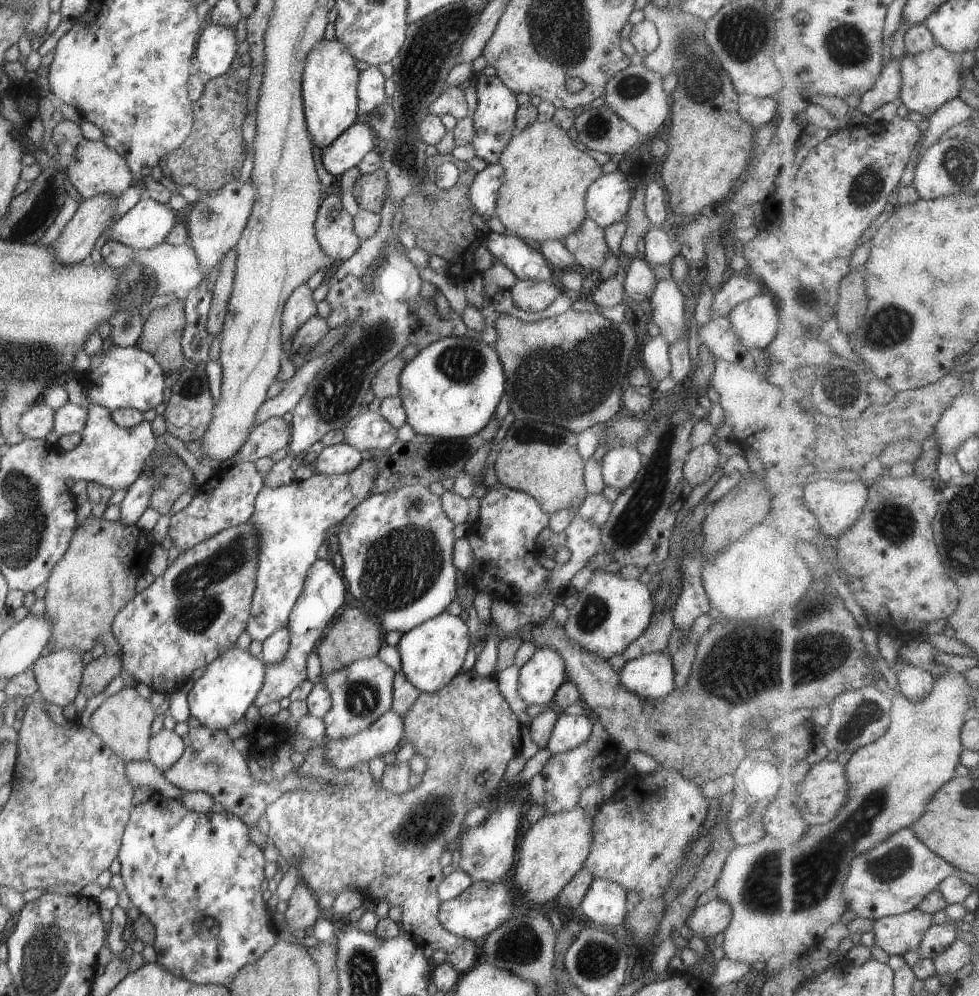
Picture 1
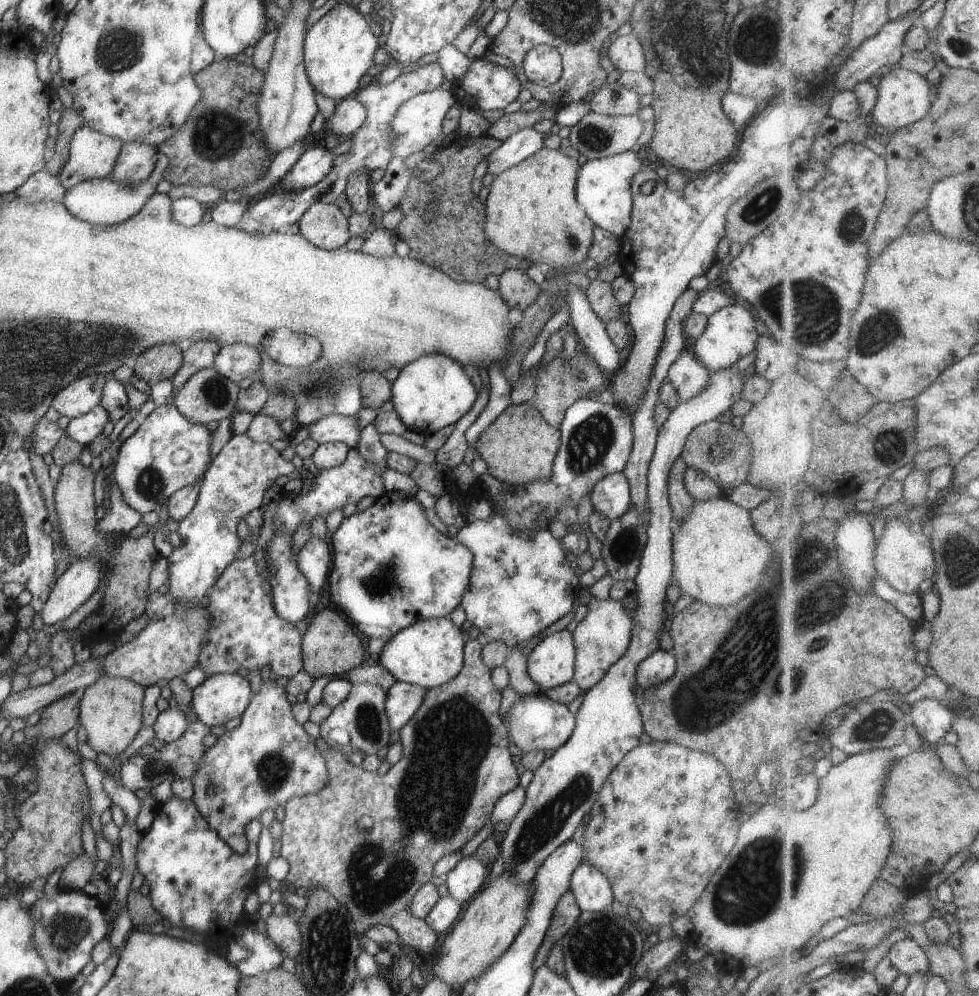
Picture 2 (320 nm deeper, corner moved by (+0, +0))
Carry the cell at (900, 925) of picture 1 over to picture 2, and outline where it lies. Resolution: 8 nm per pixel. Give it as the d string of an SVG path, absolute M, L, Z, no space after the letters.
M909 936L899 942L897 941L890 948L888 956L900 974L905 974L910 978L917 972L927 972L928 979L933 976L930 972L931 964L929 964L925 950Z

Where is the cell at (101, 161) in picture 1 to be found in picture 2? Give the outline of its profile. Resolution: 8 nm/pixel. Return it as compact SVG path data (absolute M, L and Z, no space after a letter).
M81 126L72 136L68 160L59 170L59 184L69 190L87 180L107 178L121 150L122 142Z

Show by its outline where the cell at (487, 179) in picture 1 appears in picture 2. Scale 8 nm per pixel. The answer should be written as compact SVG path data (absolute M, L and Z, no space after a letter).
M533 127L523 128L503 142L486 156L486 173L495 176L511 166L518 164L530 154L537 152L543 147L543 140L546 135L535 131Z

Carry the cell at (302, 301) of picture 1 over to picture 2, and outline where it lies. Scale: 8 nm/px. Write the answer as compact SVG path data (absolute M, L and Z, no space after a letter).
M232 343L220 348L212 366L221 376L238 384L246 377L255 376L259 362L261 356L257 348L242 343Z

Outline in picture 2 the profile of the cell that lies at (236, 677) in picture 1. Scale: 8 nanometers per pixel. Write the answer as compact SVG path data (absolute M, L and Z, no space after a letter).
M236 673L212 675L192 690L192 708L197 719L212 728L225 725L247 708L249 682Z

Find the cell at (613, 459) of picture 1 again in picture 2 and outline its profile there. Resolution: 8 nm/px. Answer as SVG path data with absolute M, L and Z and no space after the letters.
M611 473L590 489L593 510L610 522L625 516L630 507L630 490L623 473Z

